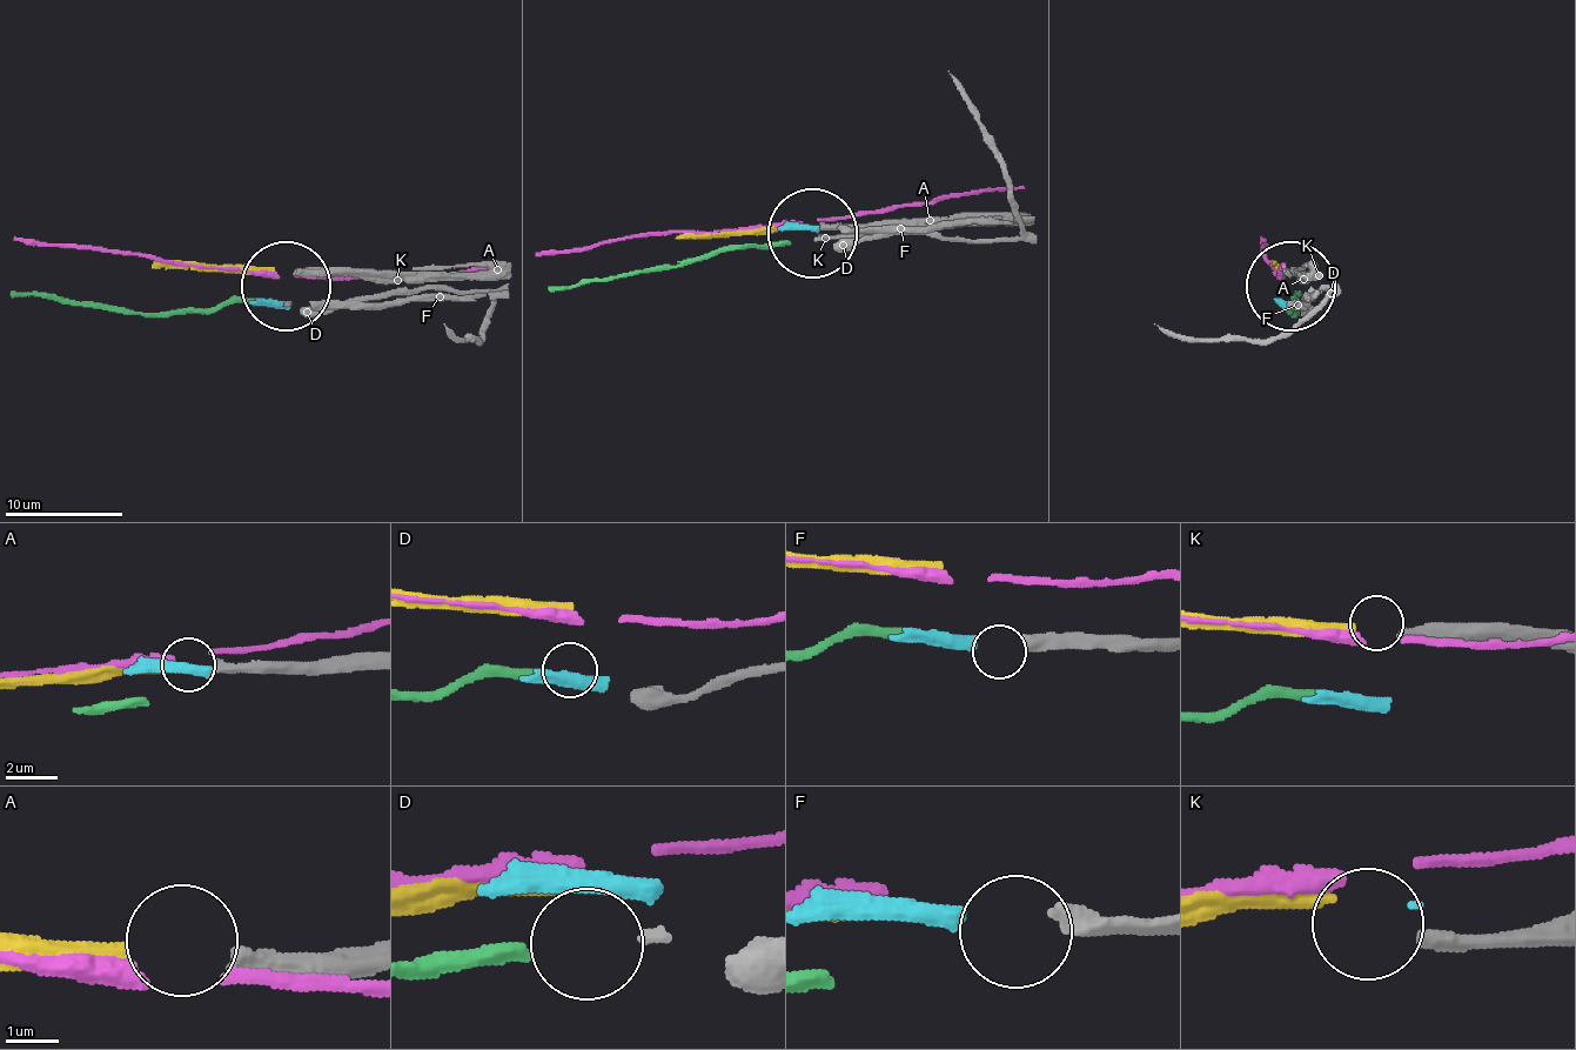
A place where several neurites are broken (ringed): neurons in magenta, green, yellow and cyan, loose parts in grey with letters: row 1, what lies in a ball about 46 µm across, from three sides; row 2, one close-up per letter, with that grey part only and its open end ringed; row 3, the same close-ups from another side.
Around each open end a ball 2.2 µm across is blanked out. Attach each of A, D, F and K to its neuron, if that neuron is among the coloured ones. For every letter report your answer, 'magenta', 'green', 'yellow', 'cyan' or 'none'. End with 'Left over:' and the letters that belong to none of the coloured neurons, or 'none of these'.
A: yellow
D: green
F: cyan
K: none
Left over: K

